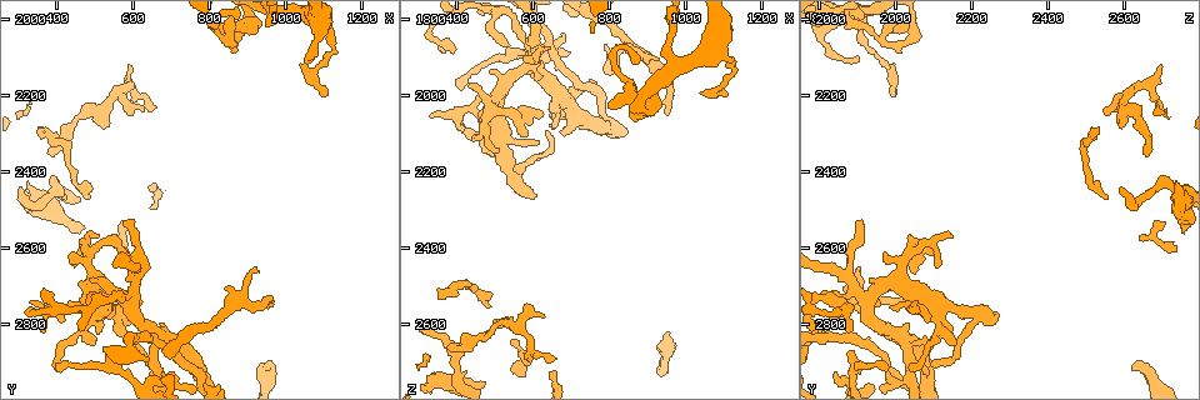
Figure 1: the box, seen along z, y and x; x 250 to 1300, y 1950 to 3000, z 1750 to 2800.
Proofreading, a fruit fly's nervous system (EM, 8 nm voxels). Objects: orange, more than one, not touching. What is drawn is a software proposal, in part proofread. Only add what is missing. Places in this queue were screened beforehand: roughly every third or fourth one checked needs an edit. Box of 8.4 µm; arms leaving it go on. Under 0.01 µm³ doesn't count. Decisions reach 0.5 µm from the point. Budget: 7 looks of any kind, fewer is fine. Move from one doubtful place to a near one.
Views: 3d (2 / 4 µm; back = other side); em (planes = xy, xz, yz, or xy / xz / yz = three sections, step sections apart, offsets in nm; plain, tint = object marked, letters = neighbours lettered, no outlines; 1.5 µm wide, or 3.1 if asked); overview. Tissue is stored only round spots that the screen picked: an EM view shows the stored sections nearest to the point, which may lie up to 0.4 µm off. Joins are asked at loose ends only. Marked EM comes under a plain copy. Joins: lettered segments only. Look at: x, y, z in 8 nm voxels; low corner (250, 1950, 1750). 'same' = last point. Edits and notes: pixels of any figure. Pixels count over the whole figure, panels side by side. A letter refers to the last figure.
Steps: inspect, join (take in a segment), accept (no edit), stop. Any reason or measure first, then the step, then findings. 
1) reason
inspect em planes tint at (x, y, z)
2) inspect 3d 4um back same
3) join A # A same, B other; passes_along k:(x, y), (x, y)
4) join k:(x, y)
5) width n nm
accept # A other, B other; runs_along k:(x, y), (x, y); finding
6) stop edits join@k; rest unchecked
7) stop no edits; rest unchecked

tapers out
inspect 3d 4um at (925, 2655, 1900)

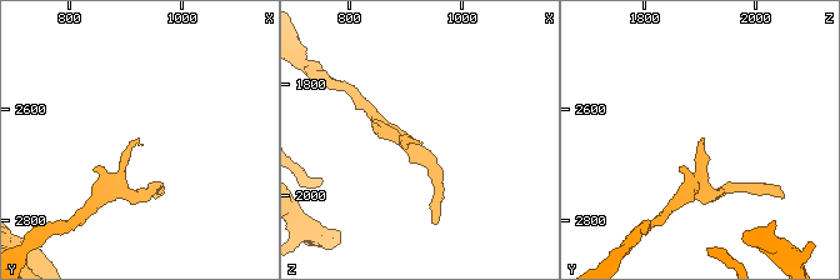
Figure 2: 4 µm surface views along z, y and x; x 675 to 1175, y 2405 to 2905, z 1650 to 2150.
need the tissue
inspect em xz step 4 tint at (925, 2655, 1905)

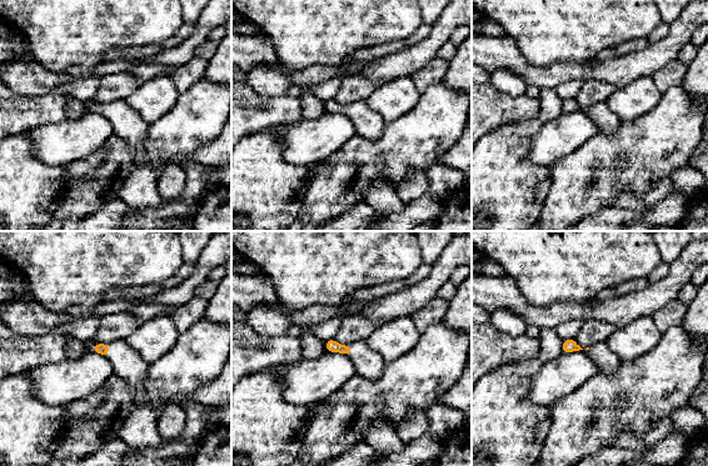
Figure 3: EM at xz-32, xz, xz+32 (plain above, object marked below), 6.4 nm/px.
inspect em xy step 4 letters same

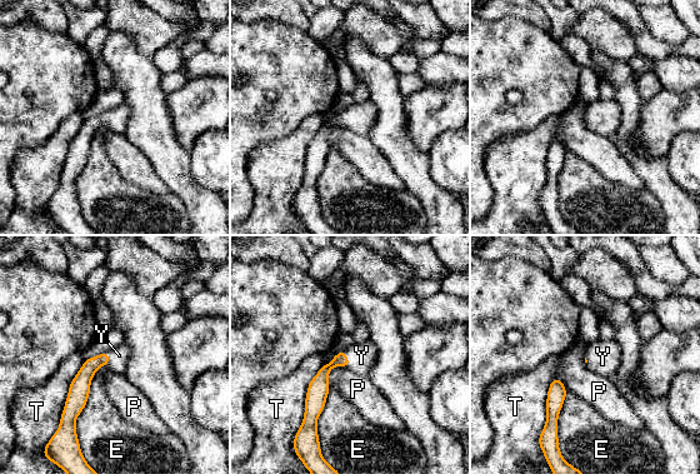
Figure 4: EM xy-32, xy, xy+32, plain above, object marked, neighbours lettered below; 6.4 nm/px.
join 4:(361, 355) # E other, P other, T other, Y same; it goes on there

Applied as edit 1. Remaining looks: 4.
tapers out
inspect 3d 4um at (1070, 2110, 1910)

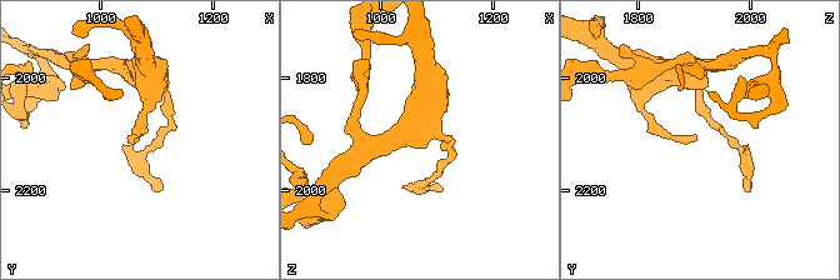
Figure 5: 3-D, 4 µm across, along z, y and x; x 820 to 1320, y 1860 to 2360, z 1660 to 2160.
now the EM
inspect em planes letters at (1070, 2105, 1905)

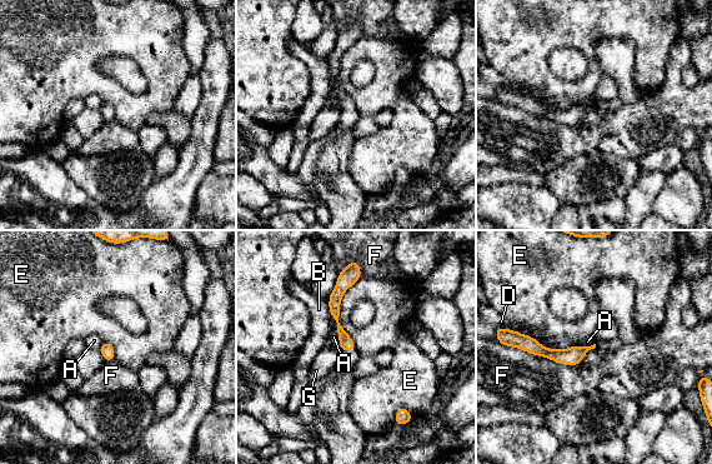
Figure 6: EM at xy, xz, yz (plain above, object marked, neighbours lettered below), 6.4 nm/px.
width 90 nm
accept # A other, B other, D other, E other, F other, G other; runs_along 6:(350, 275), (335, 297), (344, 348); none of them fits

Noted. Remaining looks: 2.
stop edits join@4; rest unchecked

